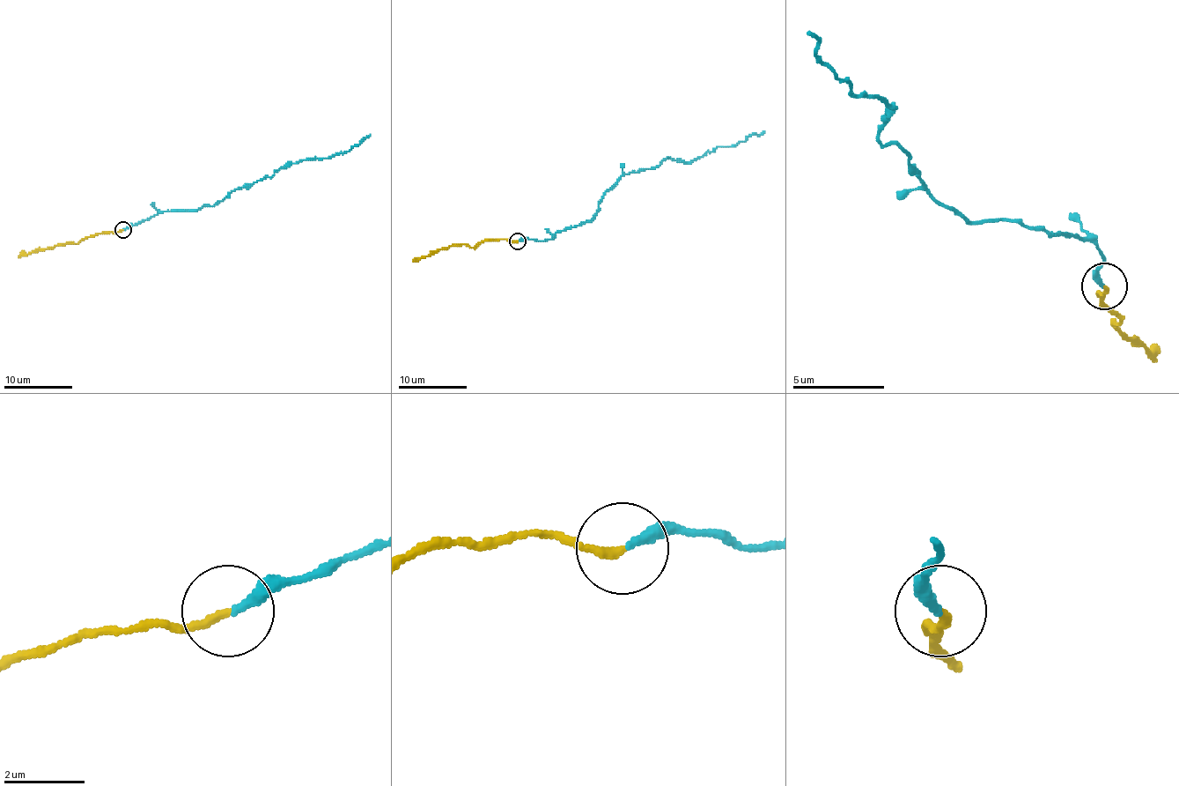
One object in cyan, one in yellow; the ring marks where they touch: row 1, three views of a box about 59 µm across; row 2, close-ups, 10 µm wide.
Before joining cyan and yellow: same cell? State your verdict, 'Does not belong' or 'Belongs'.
Does not belong

